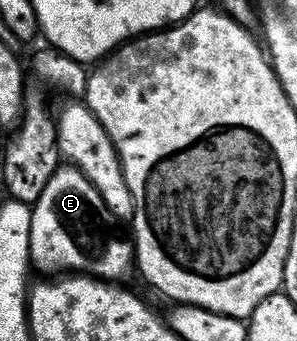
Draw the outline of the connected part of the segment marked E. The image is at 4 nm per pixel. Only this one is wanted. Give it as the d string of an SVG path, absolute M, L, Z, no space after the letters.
M67 165L61 170L60 167L53 169L40 197L31 207L32 232L28 235L31 265L44 274L52 274L48 276L83 272L104 280L116 280L133 257L133 243L125 231L125 235L120 231L121 219L113 214L97 186L75 165Z

